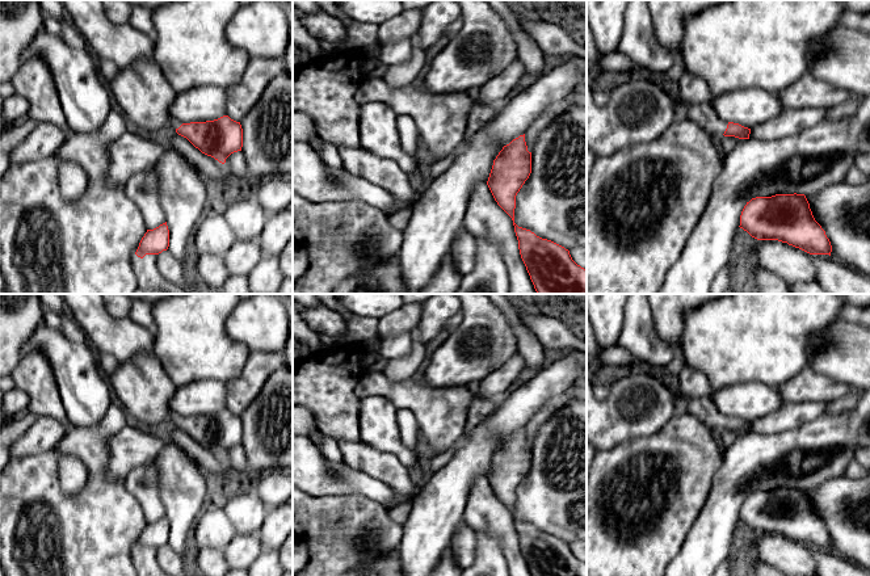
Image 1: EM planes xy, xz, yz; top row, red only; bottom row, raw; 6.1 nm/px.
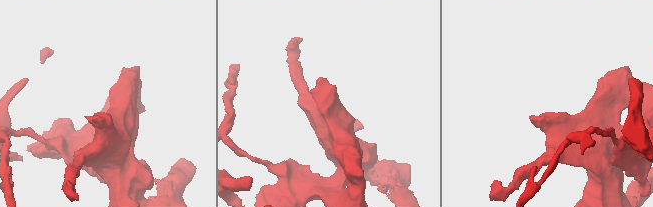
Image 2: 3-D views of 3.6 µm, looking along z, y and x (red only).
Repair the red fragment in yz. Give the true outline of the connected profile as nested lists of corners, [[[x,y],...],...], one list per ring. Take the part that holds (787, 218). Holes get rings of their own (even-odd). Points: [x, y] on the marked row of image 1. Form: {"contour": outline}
{"contour": [[[804,194],[752,198],[741,211],[739,227],[757,240],[778,240],[810,255],[831,256],[832,252]]]}

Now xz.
{"contour": [[[525,134],[504,146],[493,160],[487,185],[497,205],[512,218],[521,258],[537,294],[587,294],[587,269],[577,265],[564,247],[537,236],[514,223],[516,195],[531,173],[531,152],[528,151]]]}

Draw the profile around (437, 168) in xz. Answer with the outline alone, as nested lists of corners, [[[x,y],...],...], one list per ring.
[[[457,152],[449,155],[447,157],[442,159],[442,160],[433,161],[429,167],[430,175],[434,178],[441,176],[445,171],[447,171],[447,168],[451,165],[451,163],[455,160],[455,157],[457,157]]]

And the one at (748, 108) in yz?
[[[740,89],[715,96],[710,106],[723,121],[753,129],[781,115],[786,109],[778,94],[765,89]]]

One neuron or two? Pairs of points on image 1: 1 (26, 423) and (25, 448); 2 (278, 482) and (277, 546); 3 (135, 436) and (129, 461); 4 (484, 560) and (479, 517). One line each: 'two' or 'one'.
1: two
2: one
3: one
4: two

